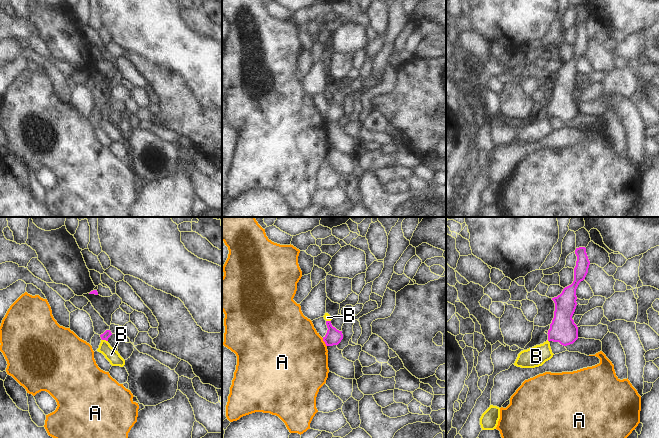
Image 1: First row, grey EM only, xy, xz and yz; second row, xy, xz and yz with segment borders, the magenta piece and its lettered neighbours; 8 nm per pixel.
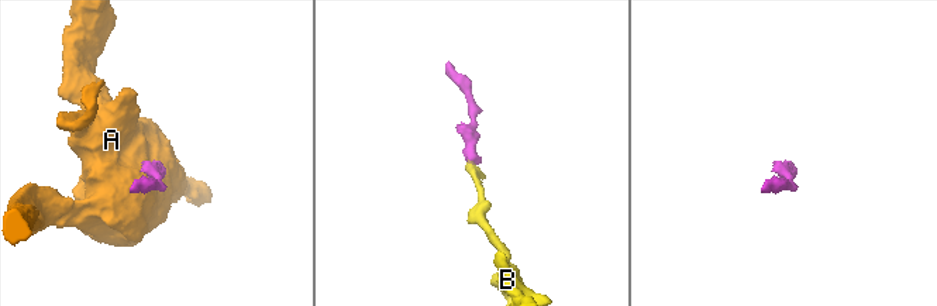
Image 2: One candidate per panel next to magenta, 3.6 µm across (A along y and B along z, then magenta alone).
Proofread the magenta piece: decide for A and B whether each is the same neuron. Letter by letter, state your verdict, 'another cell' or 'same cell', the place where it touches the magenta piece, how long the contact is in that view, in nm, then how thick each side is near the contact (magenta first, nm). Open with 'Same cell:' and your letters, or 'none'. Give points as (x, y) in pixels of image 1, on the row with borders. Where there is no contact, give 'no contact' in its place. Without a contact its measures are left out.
Same cell: B
A: another cell | xz (324, 341) | 80 nm | 130/480 nm
B: same cell | xy (105, 339) | 50 nm | 60/100 nm

